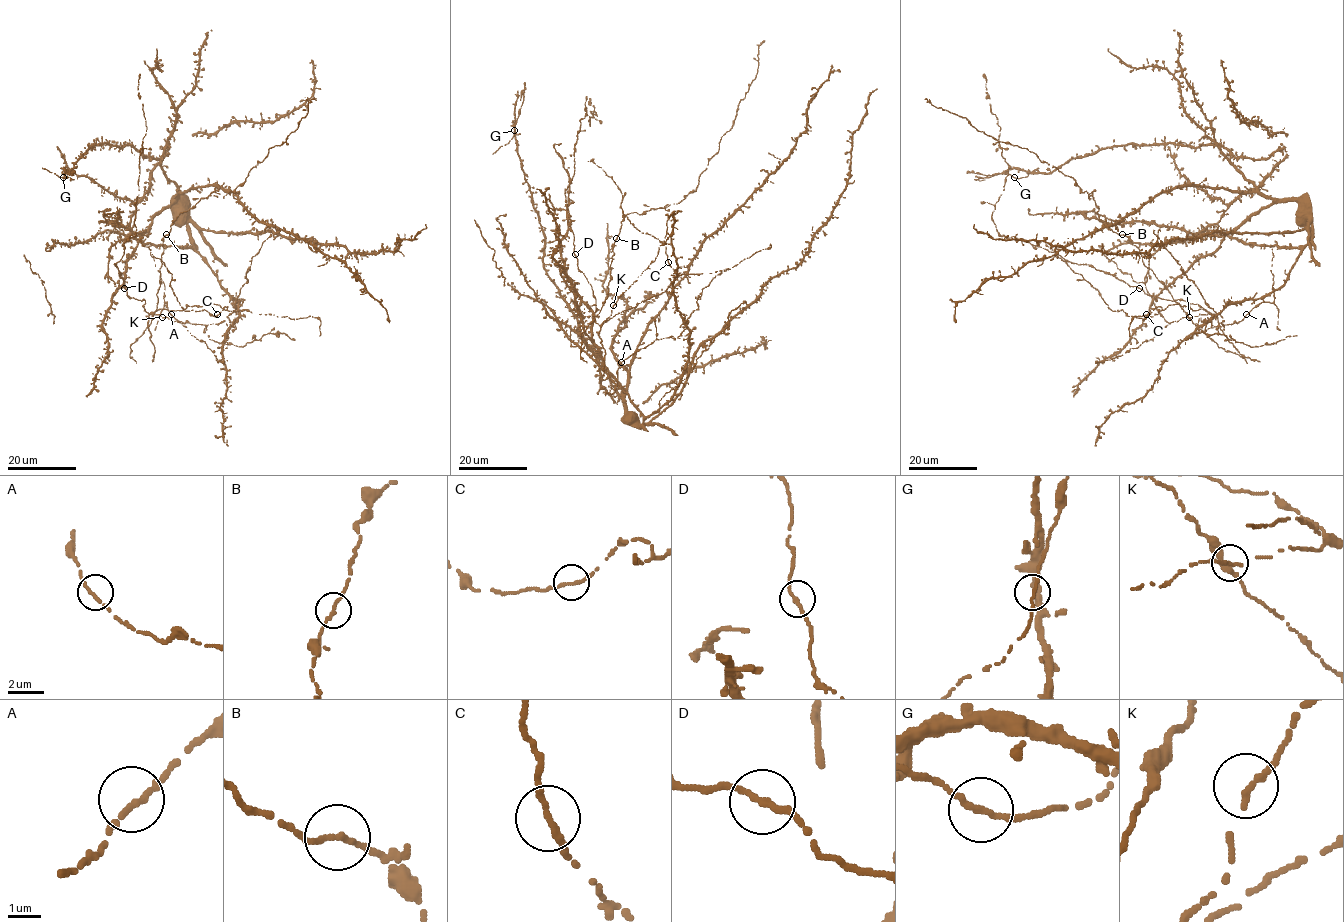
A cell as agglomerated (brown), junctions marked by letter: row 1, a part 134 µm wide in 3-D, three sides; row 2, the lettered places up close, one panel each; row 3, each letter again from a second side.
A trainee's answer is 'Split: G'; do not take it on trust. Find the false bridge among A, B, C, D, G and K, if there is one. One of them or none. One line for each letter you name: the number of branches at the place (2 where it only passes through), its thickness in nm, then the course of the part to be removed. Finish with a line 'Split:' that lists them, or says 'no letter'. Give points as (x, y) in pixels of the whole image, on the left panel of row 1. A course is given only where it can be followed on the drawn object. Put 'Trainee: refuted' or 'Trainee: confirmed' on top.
Trainee: refuted
Split: no letter

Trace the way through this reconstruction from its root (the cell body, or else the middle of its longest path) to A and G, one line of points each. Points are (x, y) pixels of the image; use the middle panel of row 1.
A: (568, 285), (574, 302), (592, 313), (592, 342), (638, 427), (674, 393), (689, 337), (655, 339), (621, 362)
G: (568, 285), (609, 392), (604, 363), (544, 266), (515, 120), (514, 130)

